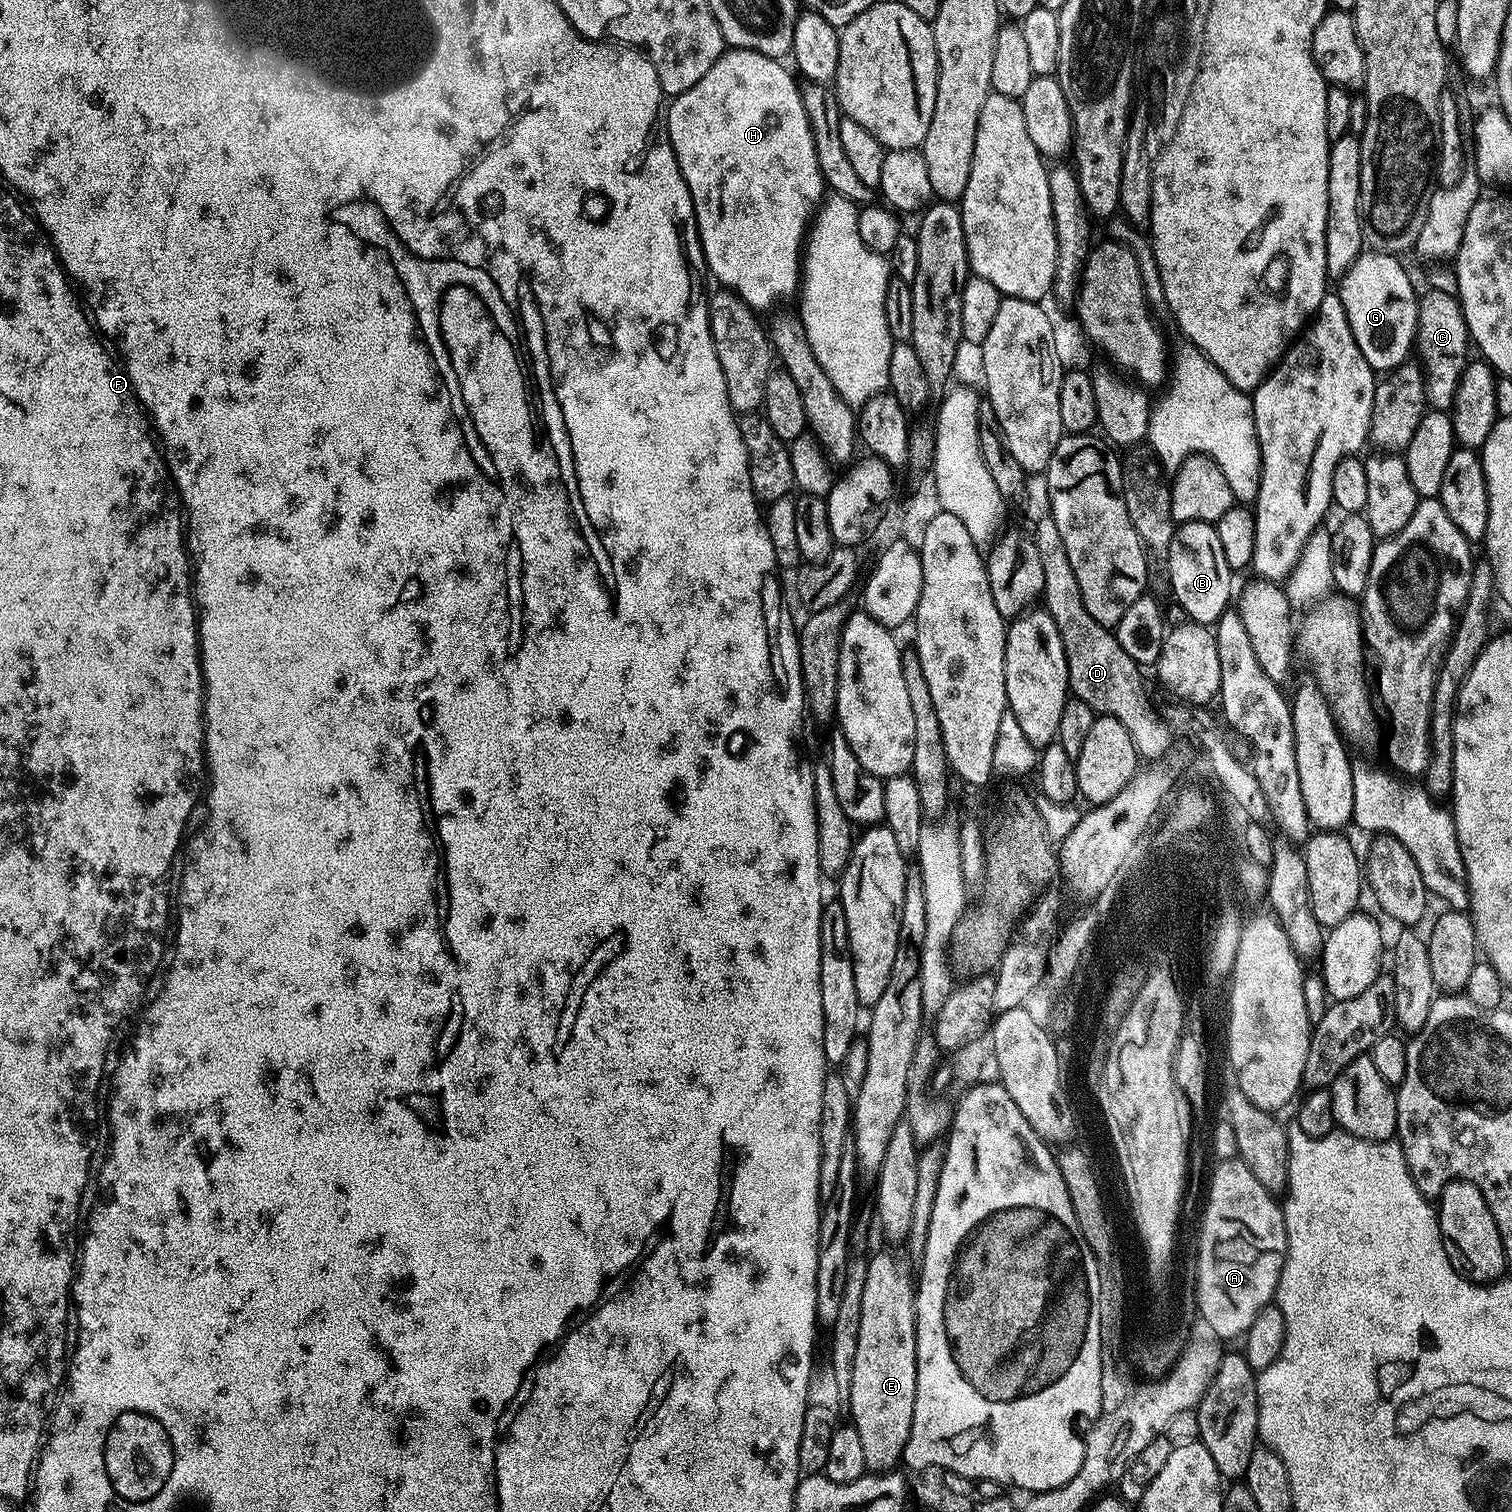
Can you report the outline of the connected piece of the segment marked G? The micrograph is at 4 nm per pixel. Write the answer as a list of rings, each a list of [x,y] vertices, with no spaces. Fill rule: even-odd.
[[[1364,250],[1361,251],[1360,255],[1356,257],[1356,260],[1353,261],[1347,269],[1345,269],[1343,276],[1339,277],[1338,284],[1340,284],[1340,289],[1338,289],[1338,295],[1342,306],[1346,310],[1346,318],[1350,322],[1350,330],[1354,334],[1354,342],[1358,342],[1358,350],[1362,350],[1362,354],[1366,358],[1366,362],[1373,370],[1377,373],[1386,372],[1382,374],[1391,373],[1393,370],[1400,368],[1402,364],[1409,359],[1410,351],[1414,346],[1414,339],[1416,337],[1416,309],[1418,307],[1418,295],[1416,294],[1413,286],[1410,284],[1410,278],[1407,277],[1407,270],[1403,263],[1396,261],[1398,260],[1395,255],[1373,251],[1373,250]]]

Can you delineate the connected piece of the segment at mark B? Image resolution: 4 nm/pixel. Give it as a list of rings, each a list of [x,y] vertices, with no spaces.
[[[1206,520],[1183,521],[1173,531],[1168,555],[1168,582],[1175,603],[1180,604],[1187,619],[1205,626],[1215,625],[1229,611],[1228,599],[1233,599],[1232,576],[1234,569],[1222,554],[1215,527]]]

